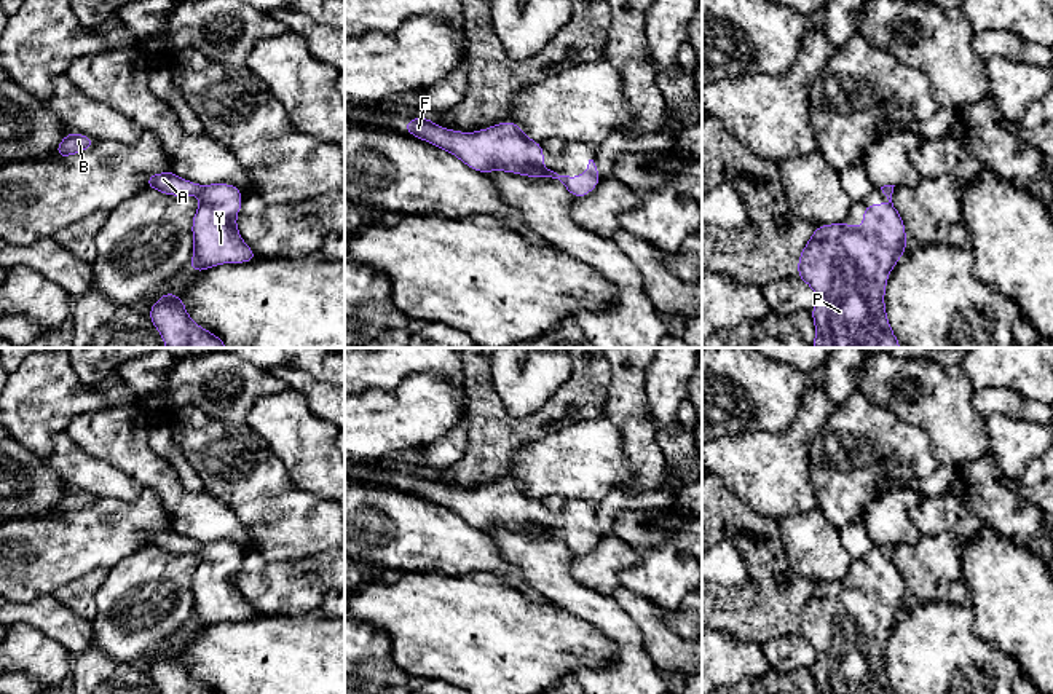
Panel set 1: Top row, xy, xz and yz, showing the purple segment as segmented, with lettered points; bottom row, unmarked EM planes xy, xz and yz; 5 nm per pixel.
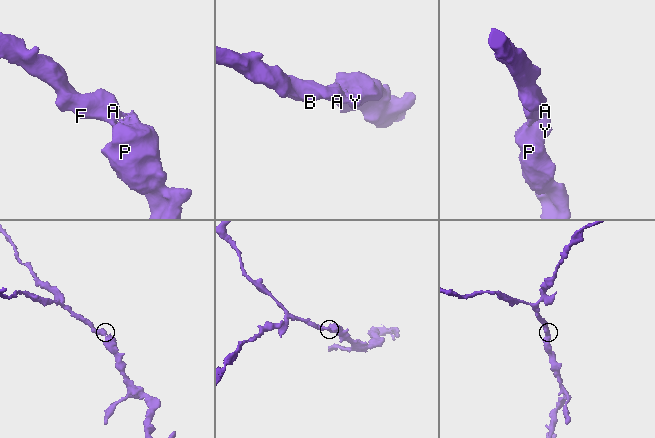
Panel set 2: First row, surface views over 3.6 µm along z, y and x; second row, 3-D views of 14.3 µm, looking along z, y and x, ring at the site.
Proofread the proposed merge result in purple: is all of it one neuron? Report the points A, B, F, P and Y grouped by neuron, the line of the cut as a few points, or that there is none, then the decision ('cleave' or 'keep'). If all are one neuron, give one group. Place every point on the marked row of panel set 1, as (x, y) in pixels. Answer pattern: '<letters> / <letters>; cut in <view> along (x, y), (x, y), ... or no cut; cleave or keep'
A B F P Y; no cut; keep

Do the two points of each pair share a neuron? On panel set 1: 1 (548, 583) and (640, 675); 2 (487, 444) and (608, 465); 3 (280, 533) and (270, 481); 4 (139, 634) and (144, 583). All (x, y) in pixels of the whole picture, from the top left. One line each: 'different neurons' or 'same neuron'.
1: same neuron
2: different neurons
3: same neuron
4: same neuron

